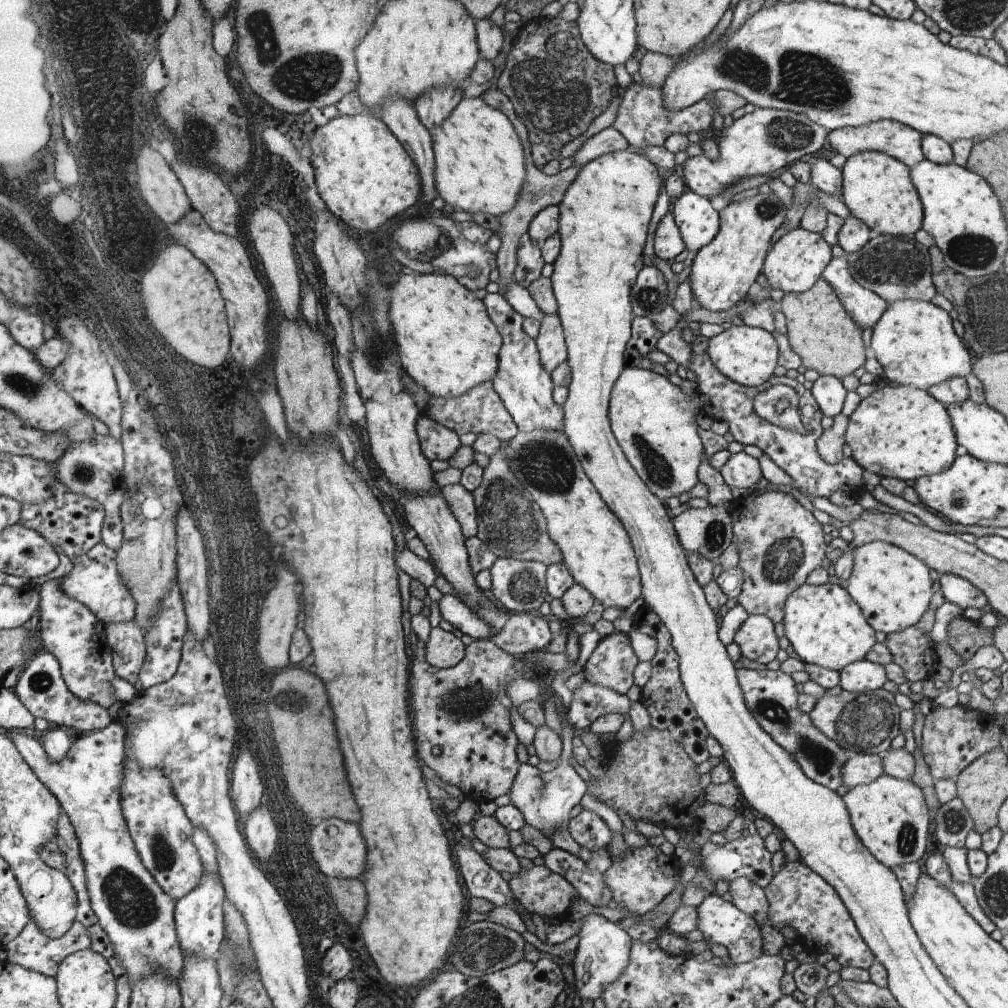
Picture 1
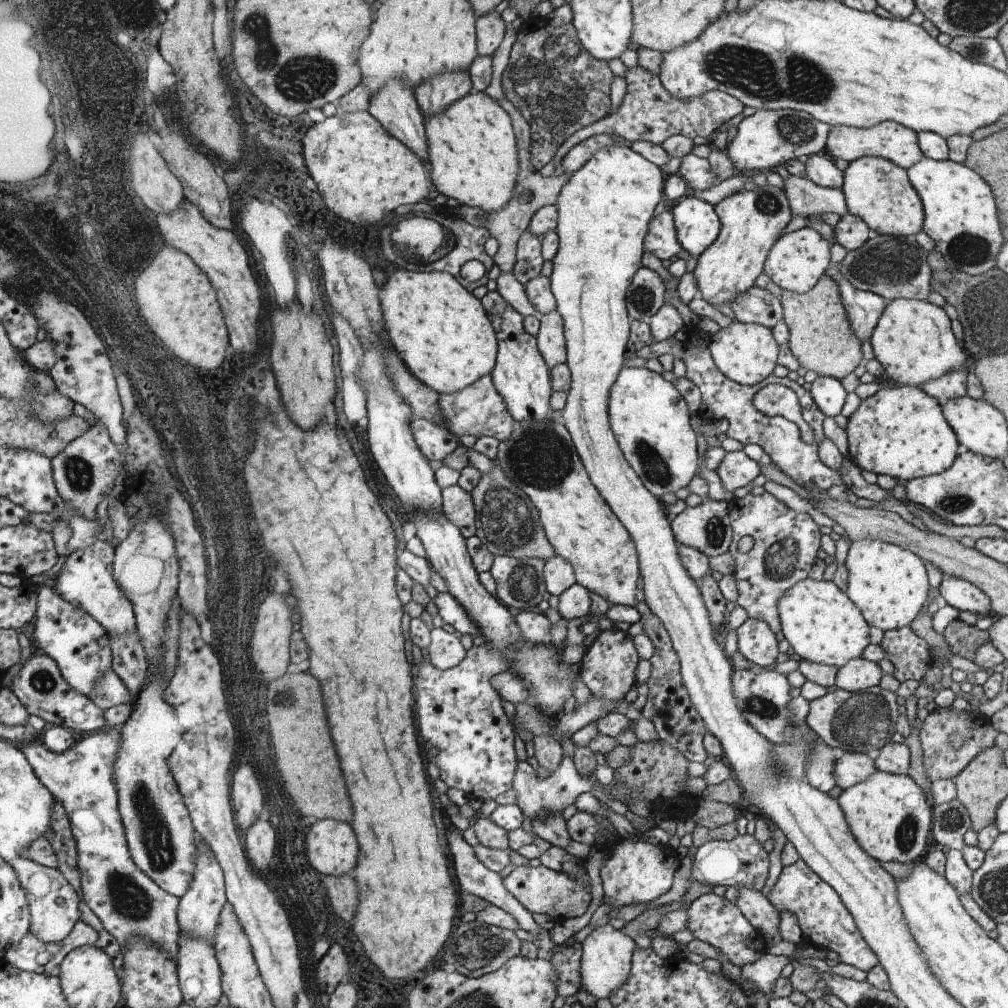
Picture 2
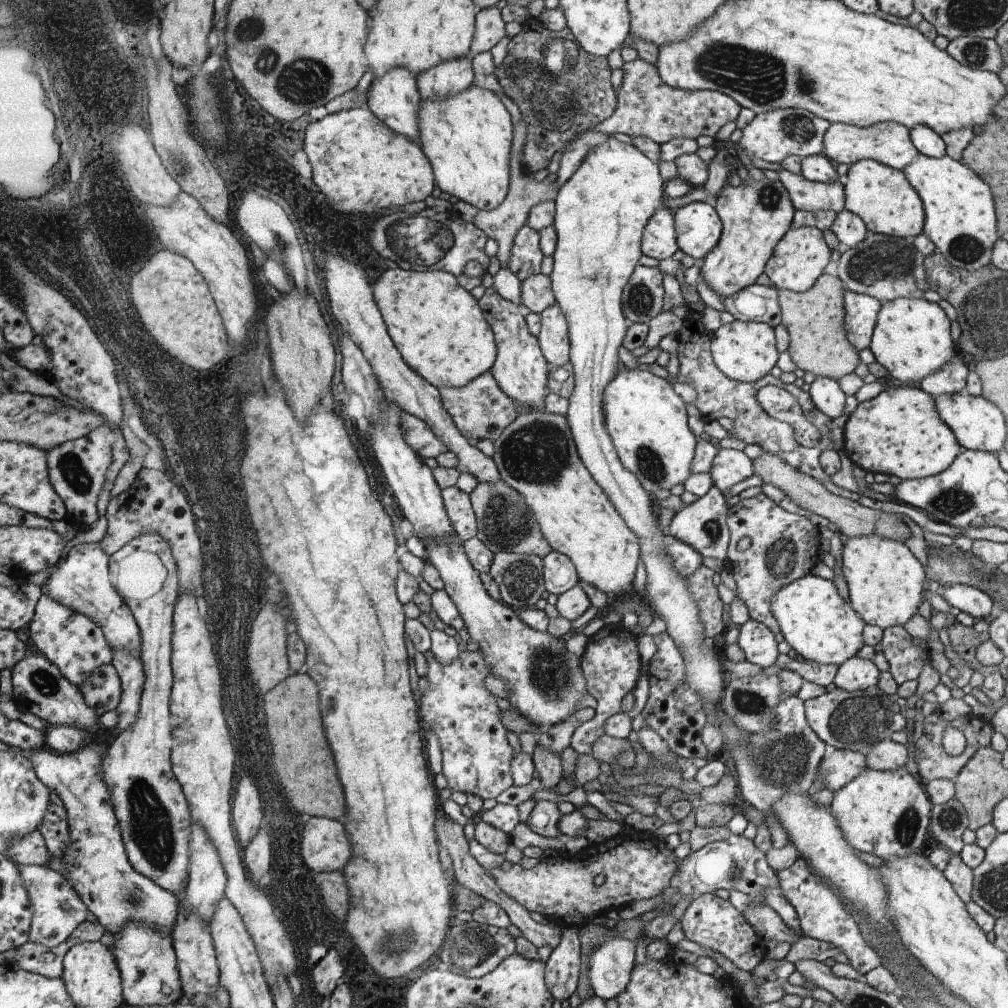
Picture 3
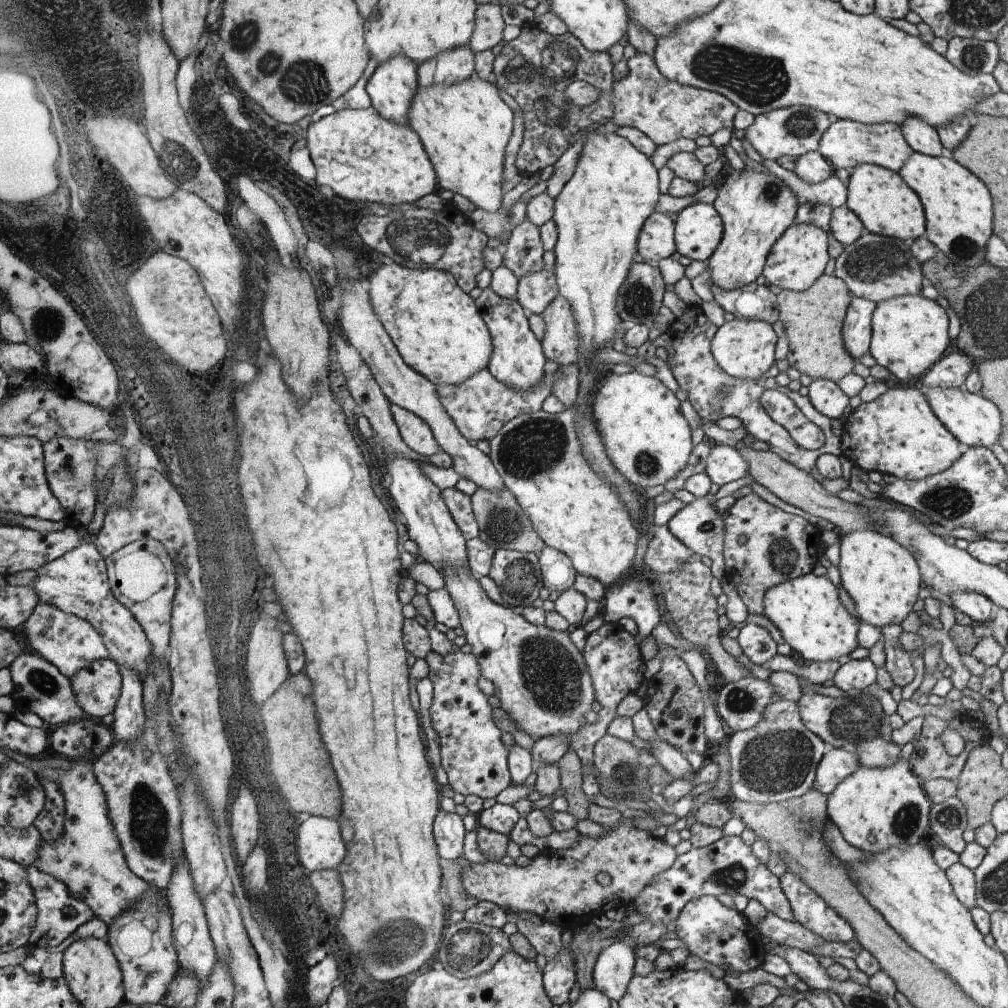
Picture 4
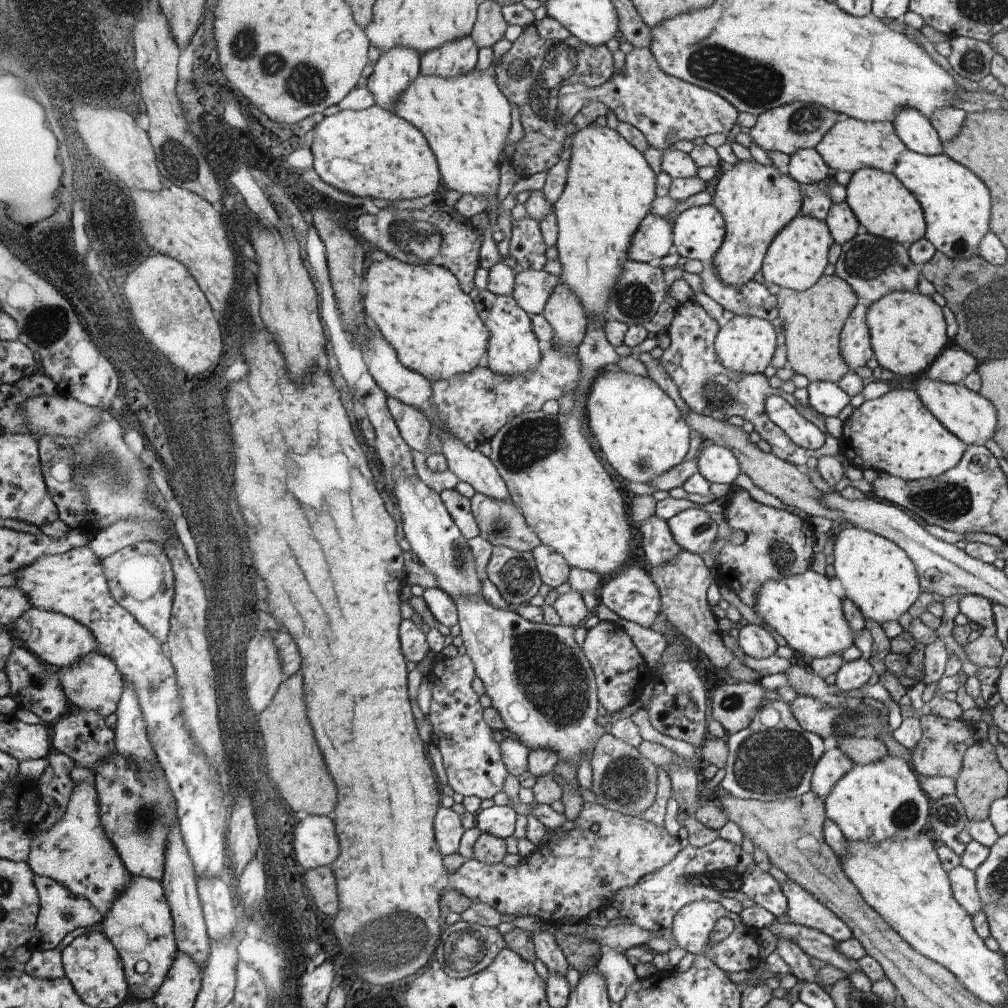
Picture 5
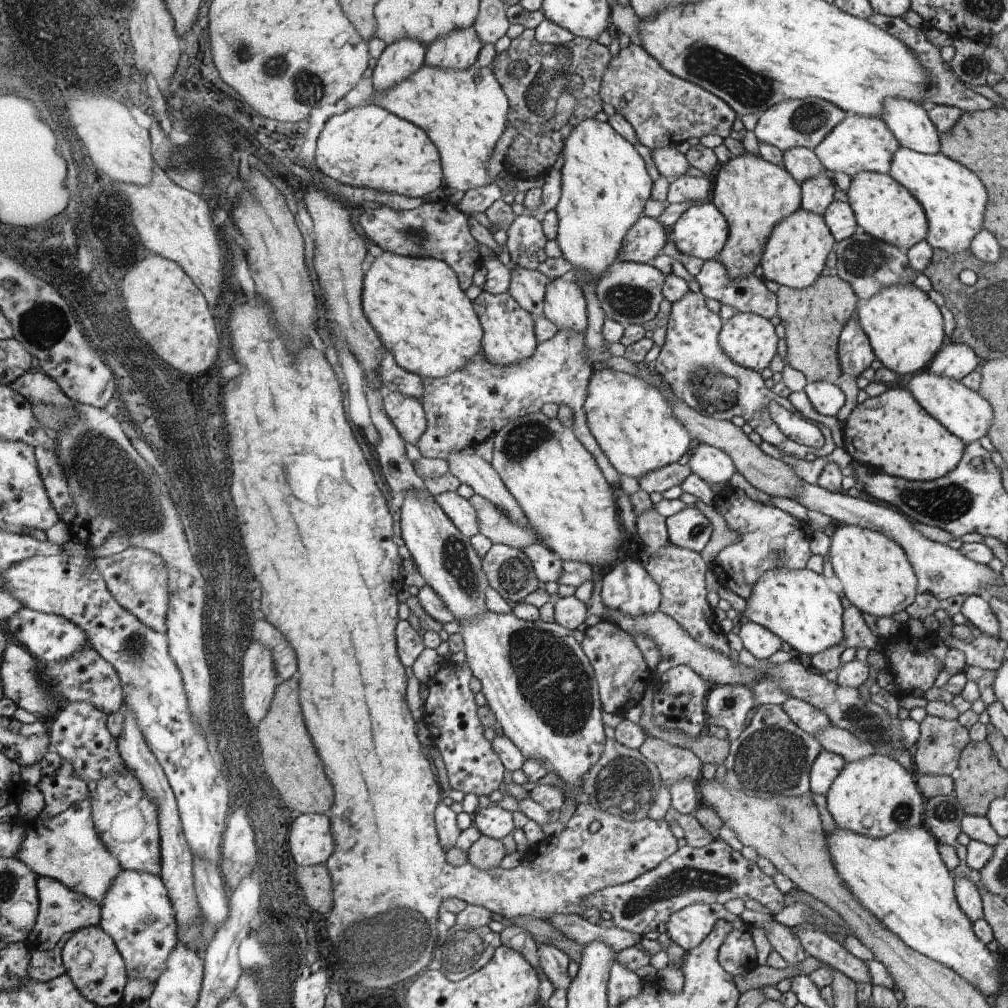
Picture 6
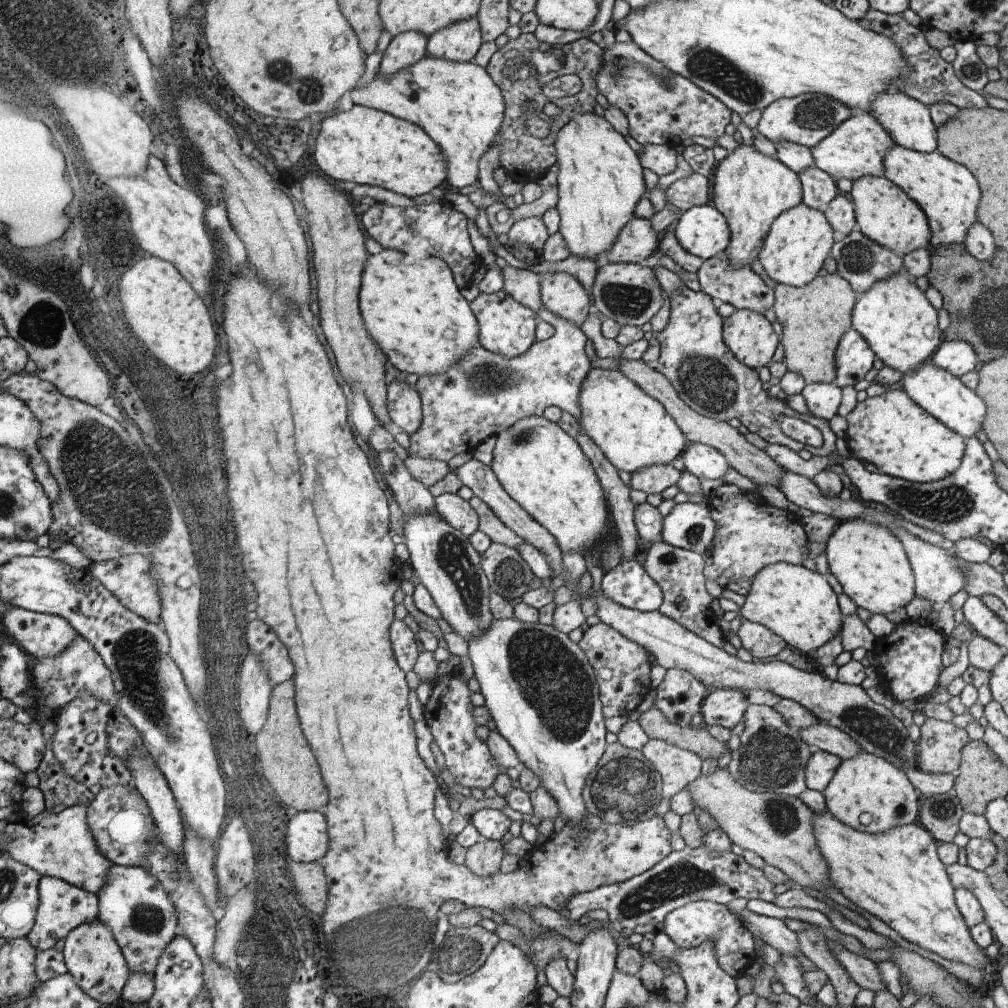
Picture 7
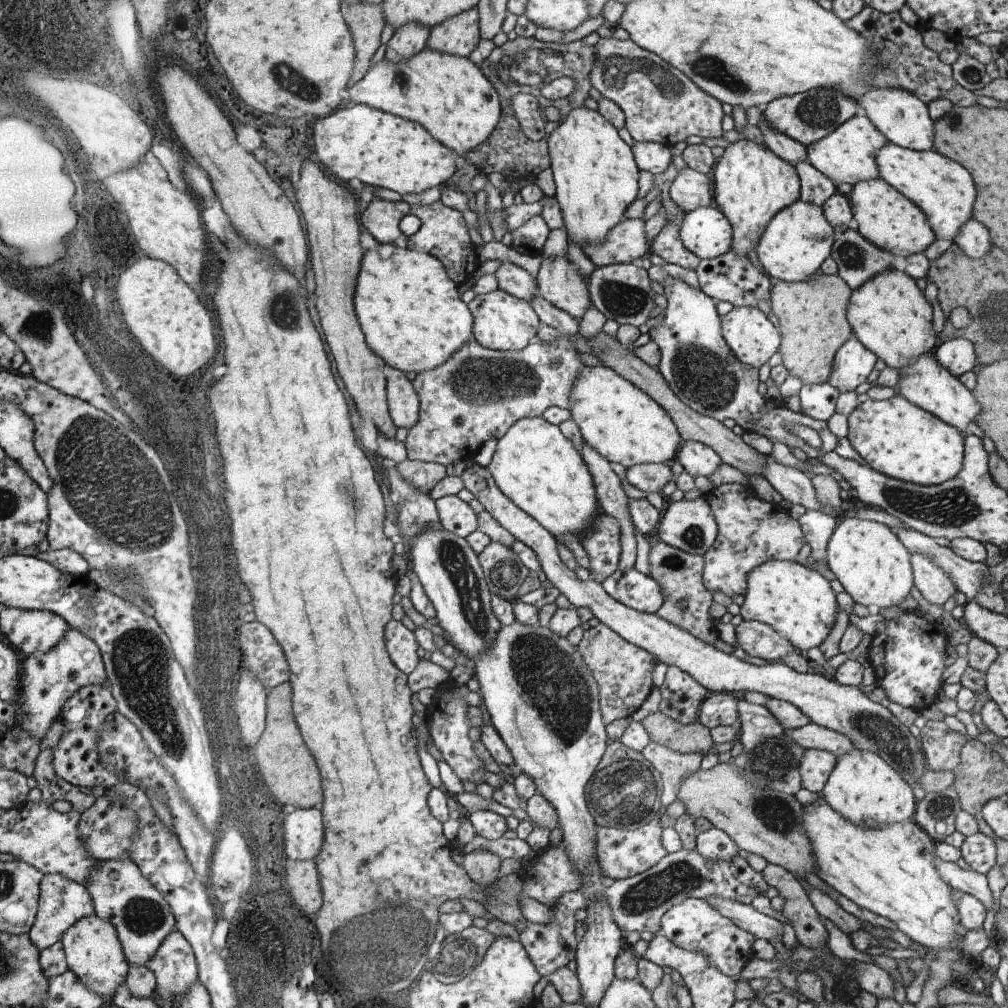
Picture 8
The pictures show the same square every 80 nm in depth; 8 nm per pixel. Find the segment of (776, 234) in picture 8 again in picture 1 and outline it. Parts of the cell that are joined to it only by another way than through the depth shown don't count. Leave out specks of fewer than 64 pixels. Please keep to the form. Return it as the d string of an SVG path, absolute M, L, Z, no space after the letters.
M794 228L780 240L774 242L763 263L764 278L771 288L784 293L804 293L814 287L831 262L831 248L822 233Z

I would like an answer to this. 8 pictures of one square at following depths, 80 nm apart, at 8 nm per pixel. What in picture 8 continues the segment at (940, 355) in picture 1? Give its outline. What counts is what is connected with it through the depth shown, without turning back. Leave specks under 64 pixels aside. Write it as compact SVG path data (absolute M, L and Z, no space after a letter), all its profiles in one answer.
M895 268L879 272L862 283L861 287L852 290L846 316L854 336L877 358L882 358L888 367L899 371L913 363L918 357L934 351L940 342L938 334L932 329L932 305L926 301L916 281L904 271Z

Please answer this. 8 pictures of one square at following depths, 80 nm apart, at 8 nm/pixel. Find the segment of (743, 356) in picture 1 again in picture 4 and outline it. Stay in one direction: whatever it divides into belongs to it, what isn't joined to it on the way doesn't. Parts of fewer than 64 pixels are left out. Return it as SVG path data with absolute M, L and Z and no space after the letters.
M735 318L717 328L711 340L711 353L728 375L739 379L755 379L776 363L775 346L778 337L772 324L761 320Z

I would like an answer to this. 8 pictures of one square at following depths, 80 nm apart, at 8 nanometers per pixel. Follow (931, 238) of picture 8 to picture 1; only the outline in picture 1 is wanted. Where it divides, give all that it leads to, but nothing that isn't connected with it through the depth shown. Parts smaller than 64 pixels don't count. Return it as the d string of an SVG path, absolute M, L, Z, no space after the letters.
M867 151L850 156L842 170L844 205L875 235L912 238L922 229L923 206L906 164L884 152Z

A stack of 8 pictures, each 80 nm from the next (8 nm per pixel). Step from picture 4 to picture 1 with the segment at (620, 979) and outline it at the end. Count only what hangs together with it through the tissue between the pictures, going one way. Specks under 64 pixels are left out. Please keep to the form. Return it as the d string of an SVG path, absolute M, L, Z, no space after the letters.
M592 914L585 920L579 932L580 942L576 950L573 969L575 971L575 990L582 999L603 996L607 988L618 981L629 965L632 946L631 936L617 923L608 921L602 915Z

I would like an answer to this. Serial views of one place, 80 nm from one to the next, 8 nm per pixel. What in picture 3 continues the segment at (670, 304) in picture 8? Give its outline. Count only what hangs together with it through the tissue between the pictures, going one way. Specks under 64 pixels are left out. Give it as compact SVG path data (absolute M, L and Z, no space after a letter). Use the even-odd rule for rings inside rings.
M690 311L677 334L679 346L677 355L679 358L679 371L676 379L686 382L696 390L696 398L693 404L700 410L699 418L703 422L712 422L722 416L727 416L734 421L734 427L730 430L735 438L743 440L747 444L759 444L763 450L785 460L792 468L798 469L804 474L815 478L818 482L830 480L841 469L840 456L837 445L830 439L831 418L820 412L813 404L810 393L796 387L794 383L786 384L778 377L770 373L753 383L745 383L728 378L714 362L711 353L711 332L707 332L703 326L702 315L696 311ZM774 384L791 392L797 401L803 406L806 418L818 427L822 436L818 446L808 448L798 444L795 439L793 428L784 421L771 417L761 406L756 398L758 389L766 385Z

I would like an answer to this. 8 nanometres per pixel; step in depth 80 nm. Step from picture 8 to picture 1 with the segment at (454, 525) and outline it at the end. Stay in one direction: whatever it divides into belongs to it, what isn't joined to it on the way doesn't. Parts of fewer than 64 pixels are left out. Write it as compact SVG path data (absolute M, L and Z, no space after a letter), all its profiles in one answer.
M462 484L447 485L439 489L441 496L445 498L453 516L464 530L465 539L476 537L478 534L477 504L473 494L468 492Z

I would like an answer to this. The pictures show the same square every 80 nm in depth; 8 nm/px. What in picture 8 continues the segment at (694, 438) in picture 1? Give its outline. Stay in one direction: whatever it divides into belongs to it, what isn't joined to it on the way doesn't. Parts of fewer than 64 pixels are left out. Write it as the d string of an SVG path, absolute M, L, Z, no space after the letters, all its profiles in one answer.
M606 365L584 366L573 384L571 418L578 425L585 444L609 462L618 462L626 469L644 463L669 463L674 458L680 435L672 417L647 393Z

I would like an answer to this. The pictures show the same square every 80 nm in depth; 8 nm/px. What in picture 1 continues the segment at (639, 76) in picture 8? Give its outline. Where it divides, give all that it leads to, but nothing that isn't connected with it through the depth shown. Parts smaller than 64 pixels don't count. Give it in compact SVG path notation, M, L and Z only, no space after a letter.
M637 75L633 77L633 82L630 87L625 90L624 98L618 107L618 116L613 126L626 138L628 149L640 156L644 154L644 148L648 146L663 147L665 141L674 133L682 133L684 135L690 132L706 135L712 127L714 116L720 113L722 117L732 115L734 110L744 108L746 100L742 96L738 96L736 92L730 90L718 90L710 100L702 98L698 103L674 112L668 110L664 102L662 102L662 89L656 86L646 86L642 84L641 78Z

